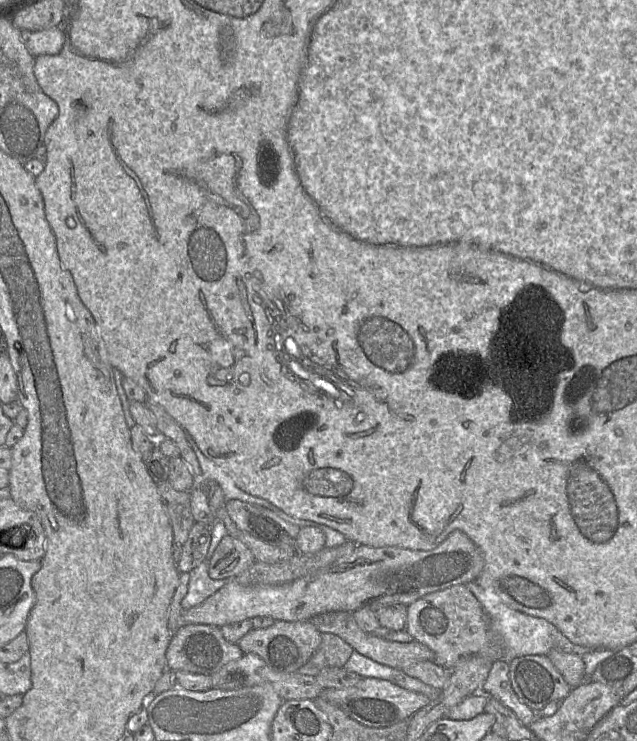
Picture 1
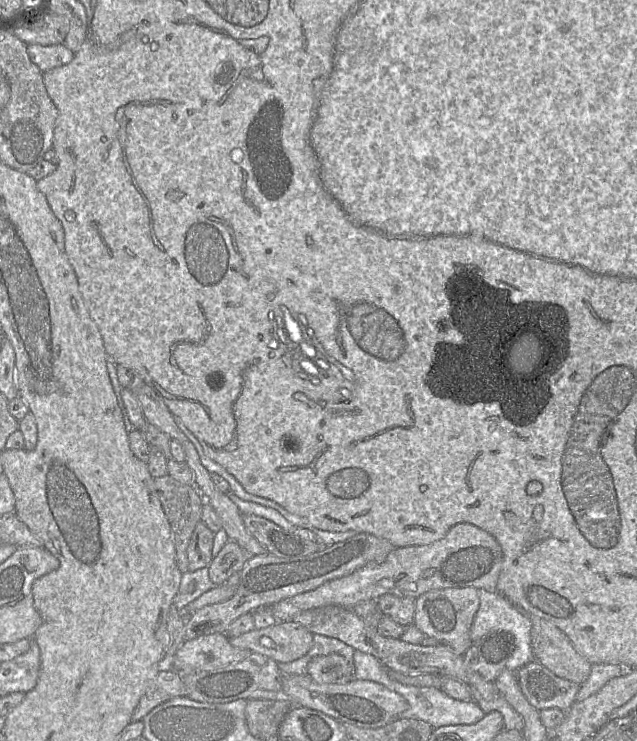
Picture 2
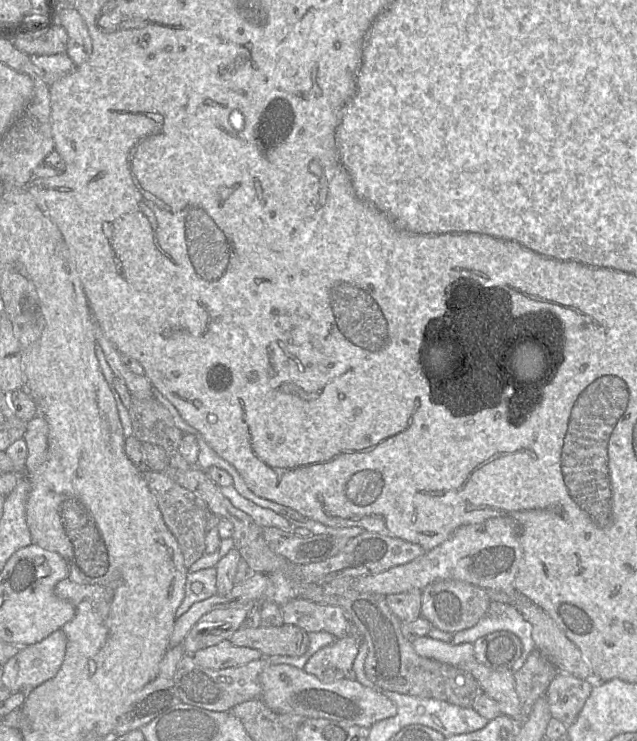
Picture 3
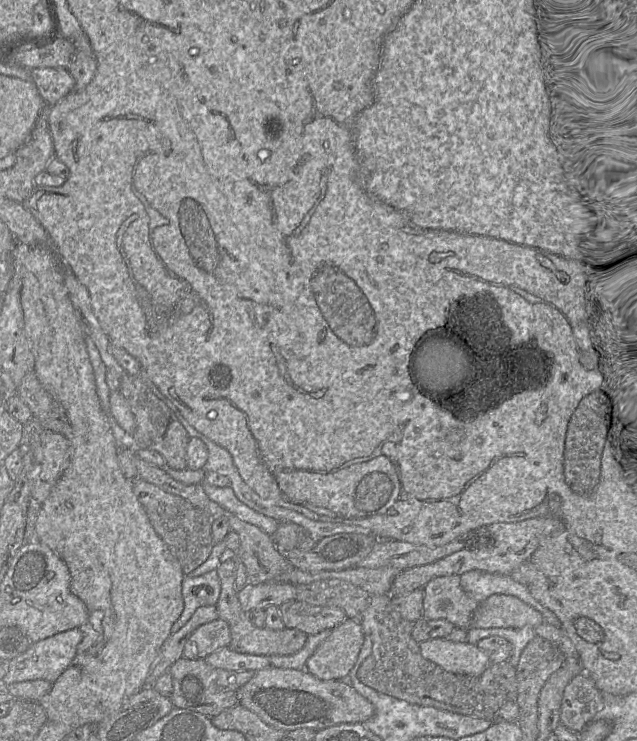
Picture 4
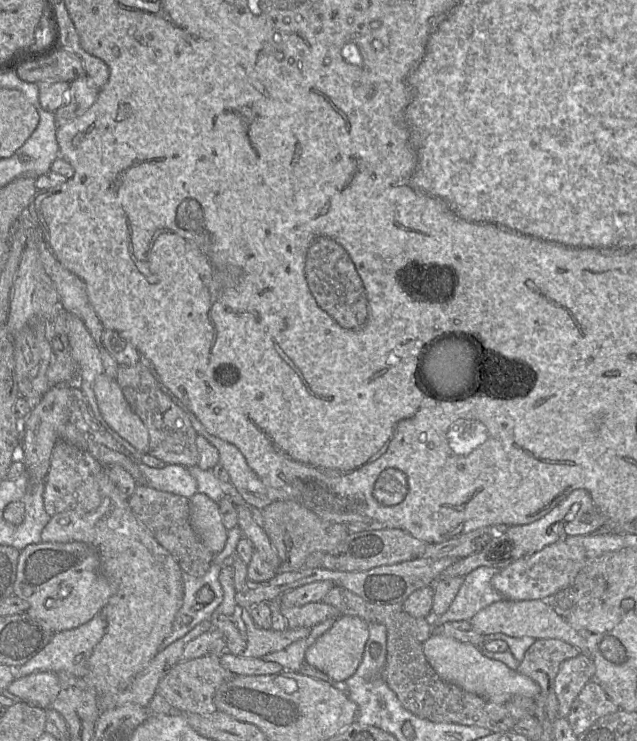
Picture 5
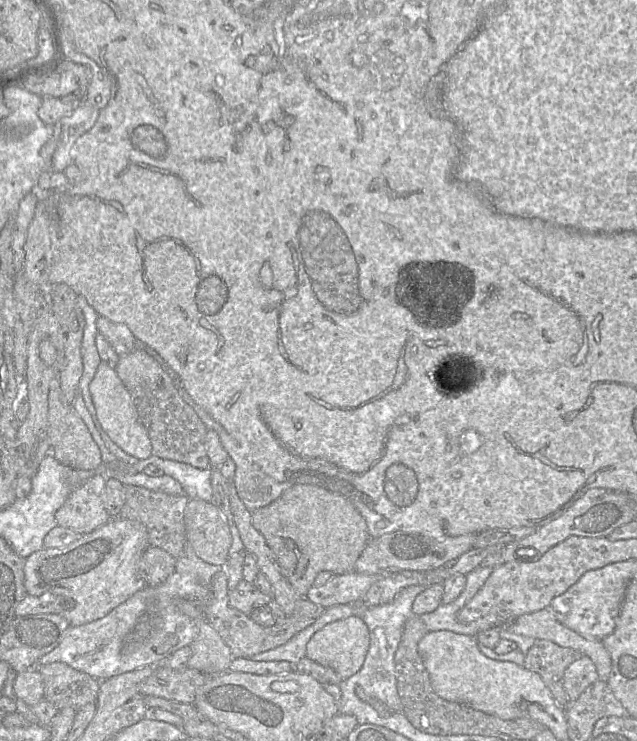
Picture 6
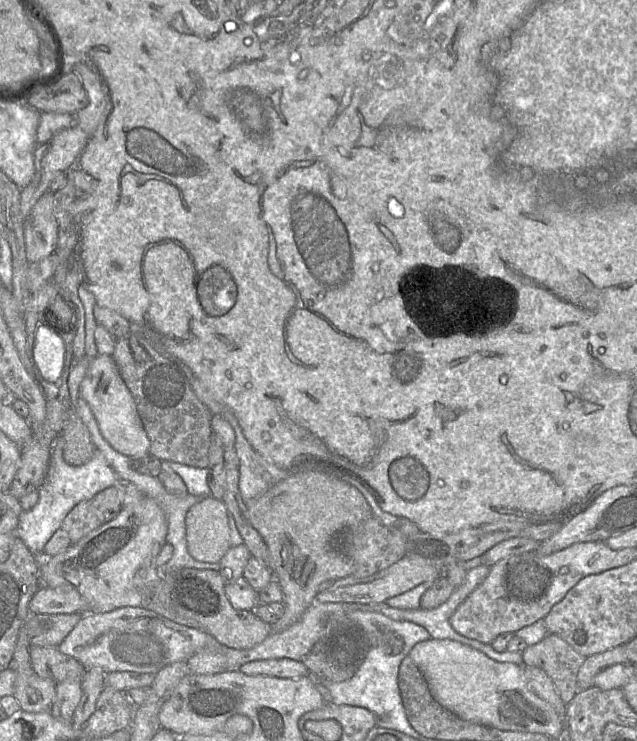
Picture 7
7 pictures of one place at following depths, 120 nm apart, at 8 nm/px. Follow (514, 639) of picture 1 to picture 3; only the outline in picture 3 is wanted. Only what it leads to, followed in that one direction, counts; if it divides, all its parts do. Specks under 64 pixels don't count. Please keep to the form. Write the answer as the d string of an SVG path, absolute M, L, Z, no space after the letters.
M490 601L486 614L474 626L454 633L451 643L473 644L478 638L500 630L514 633L522 644L522 653L510 669L514 673L523 666L529 654L535 650L535 644L531 636L532 625L511 603Z

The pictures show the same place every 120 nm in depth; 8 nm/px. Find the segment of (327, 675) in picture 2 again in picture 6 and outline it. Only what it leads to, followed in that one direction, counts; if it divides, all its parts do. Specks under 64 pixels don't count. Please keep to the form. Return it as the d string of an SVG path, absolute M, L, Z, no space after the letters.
M353 615L326 625L310 639L306 657L334 669L343 679L356 674L365 661L370 646L369 629L360 615Z

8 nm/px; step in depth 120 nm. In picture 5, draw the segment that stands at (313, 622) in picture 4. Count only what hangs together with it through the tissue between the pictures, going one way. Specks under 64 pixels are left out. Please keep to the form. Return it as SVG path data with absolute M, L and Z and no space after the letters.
M310 602L302 606L280 606L288 628L311 628L329 618L338 618L341 612L324 602Z

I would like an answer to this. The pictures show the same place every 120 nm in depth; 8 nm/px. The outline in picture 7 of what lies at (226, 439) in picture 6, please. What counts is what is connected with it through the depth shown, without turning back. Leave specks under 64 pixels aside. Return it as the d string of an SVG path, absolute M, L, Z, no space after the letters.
M226 413L226 417L235 432L234 449L239 457L239 491L247 505L285 479L292 470L282 469L256 452L246 440L237 418L232 413Z

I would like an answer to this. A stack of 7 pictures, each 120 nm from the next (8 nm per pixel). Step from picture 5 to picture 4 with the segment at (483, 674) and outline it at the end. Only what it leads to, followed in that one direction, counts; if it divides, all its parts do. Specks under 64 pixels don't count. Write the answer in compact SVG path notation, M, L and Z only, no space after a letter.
M434 638L419 646L425 659L452 673L478 676L491 665L487 653L477 644Z

